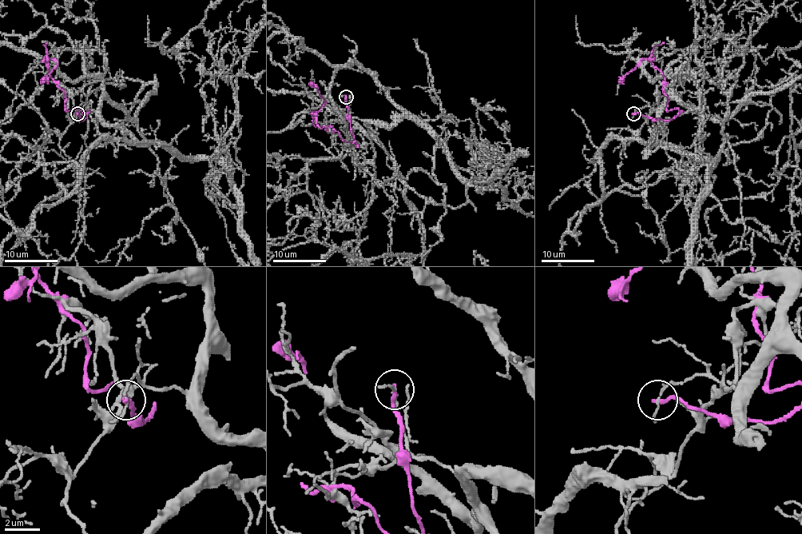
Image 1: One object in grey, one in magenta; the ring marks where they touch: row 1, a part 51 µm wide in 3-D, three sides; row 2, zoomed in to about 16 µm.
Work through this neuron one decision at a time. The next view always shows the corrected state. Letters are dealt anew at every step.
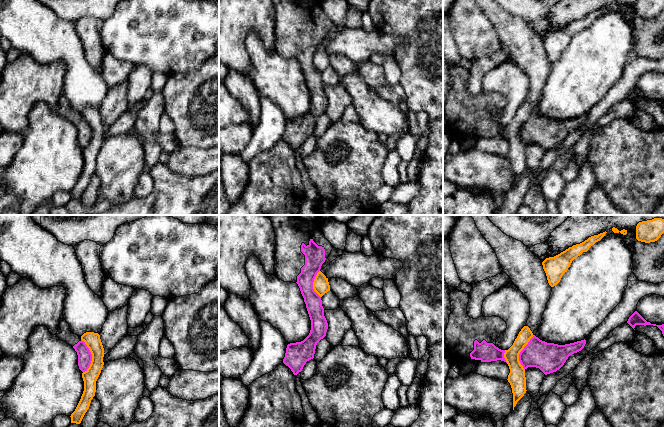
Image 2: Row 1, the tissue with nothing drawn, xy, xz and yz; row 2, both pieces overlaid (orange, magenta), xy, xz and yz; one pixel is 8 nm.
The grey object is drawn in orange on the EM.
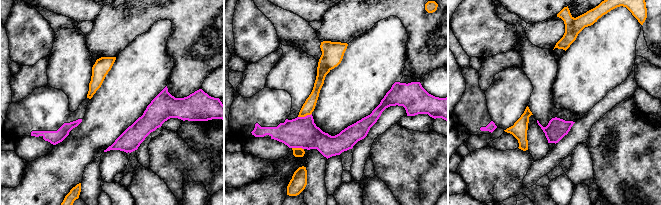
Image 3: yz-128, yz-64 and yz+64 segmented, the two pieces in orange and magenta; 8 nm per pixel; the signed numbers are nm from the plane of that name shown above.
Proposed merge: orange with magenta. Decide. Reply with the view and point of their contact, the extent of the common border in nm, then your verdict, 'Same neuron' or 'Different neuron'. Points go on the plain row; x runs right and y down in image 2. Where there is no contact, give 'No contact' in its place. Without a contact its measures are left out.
Touches orange at xy (92, 132). Shared border 280 nm. Different neuron

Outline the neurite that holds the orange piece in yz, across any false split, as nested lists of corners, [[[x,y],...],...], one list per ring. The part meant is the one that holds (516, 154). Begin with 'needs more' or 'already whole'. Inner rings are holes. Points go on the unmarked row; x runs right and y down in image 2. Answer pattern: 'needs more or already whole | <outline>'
already whole | [[[524,102],[519,108],[513,121],[505,126],[504,134],[509,142],[510,149],[508,151],[508,158],[511,161],[513,169],[513,186],[517,178],[526,169],[526,153],[525,145],[519,137],[519,130],[533,113],[533,109],[528,102]]]

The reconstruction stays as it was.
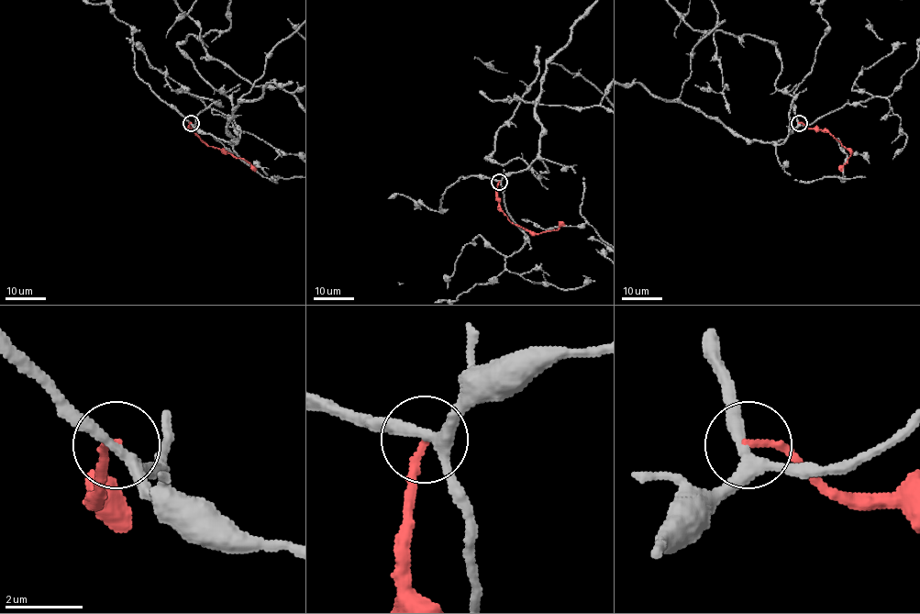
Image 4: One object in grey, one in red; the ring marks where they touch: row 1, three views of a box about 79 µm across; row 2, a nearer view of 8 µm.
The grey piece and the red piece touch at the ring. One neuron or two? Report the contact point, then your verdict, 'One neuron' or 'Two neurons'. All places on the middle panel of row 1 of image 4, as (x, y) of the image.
Place: (499, 182). Two neurons

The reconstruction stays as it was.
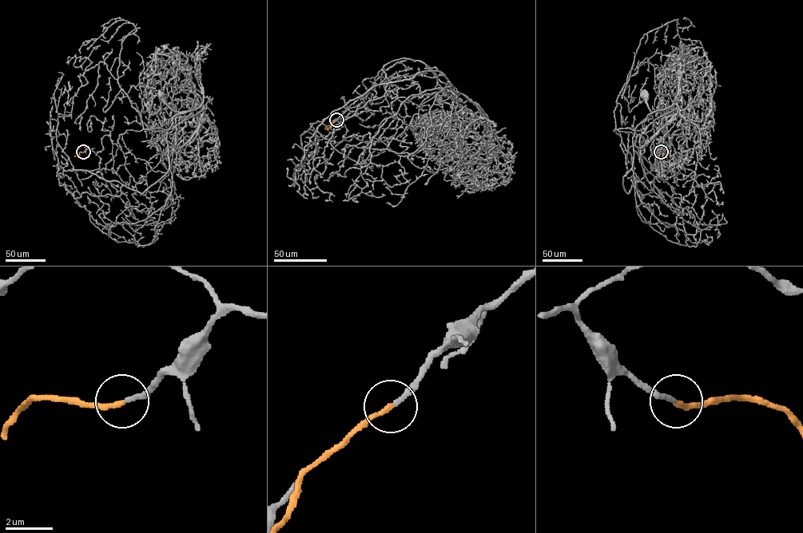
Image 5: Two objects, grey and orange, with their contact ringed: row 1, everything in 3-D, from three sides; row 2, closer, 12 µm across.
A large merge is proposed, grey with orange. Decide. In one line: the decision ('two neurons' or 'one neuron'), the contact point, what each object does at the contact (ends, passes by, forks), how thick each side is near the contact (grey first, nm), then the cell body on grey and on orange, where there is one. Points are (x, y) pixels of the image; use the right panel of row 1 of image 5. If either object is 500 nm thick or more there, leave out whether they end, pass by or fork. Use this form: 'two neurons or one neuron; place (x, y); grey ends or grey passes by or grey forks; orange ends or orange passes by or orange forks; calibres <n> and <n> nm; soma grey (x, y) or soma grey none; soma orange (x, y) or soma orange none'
one neuron; place (661, 152); grey ends; orange ends; calibres 200 and 200 nm; soma grey (643, 94); soma orange none

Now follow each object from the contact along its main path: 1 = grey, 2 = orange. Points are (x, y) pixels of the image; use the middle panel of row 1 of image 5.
1: (336, 120), (357, 109), (344, 106), (373, 86), (424, 71), (439, 71), (453, 102), (470, 112), (436, 97)
2: (336, 120), (328, 128), (324, 128)

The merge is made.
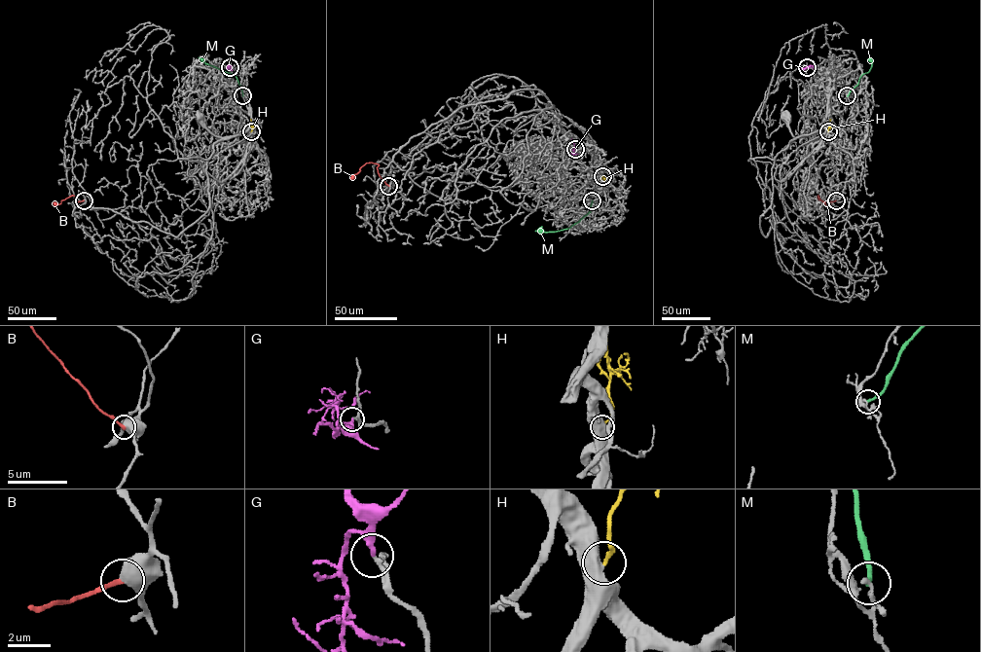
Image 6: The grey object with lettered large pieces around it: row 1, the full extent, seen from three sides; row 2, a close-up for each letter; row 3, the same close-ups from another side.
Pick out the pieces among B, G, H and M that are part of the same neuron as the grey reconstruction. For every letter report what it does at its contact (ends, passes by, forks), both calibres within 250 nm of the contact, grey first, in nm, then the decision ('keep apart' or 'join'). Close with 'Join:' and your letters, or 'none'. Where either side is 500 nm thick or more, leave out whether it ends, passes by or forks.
B: 650 nm thick on the grey side, 240 nm on the other; keep apart
G: it ends there; 140 nm thick on the grey side, 240 nm on the other; join
H: 750 nm thick on the grey side, 200 nm on the other; join
M: it ends there; 140 nm thick on the grey side, 190 nm on the other; keep apart
Join: G, H

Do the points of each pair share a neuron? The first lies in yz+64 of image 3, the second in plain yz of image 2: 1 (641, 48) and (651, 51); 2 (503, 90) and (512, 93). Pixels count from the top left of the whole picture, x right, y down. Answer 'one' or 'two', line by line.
1: two
2: one

